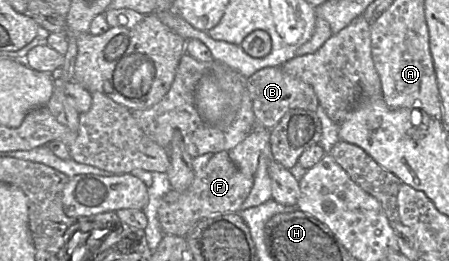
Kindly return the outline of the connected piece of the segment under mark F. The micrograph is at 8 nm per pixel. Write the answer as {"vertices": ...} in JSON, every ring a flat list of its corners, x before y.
{"vertices":[[229,152,212,155,209,162,195,173,192,184,185,191,171,189,163,198,158,209,158,220,165,235,185,237,200,220,226,213,239,213,242,204,251,192,254,176,239,170,232,162]]}

